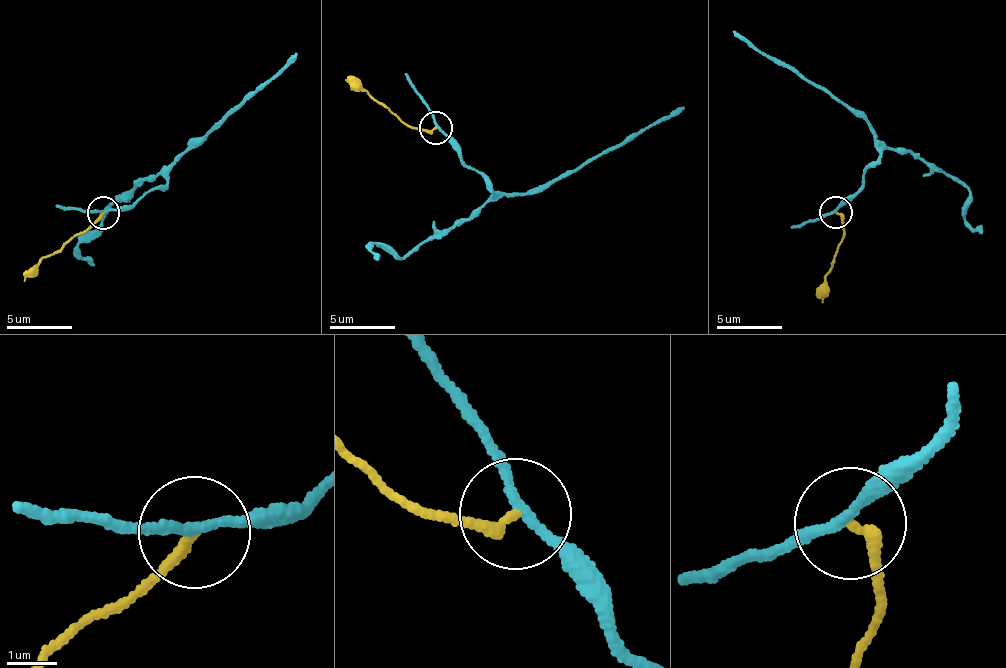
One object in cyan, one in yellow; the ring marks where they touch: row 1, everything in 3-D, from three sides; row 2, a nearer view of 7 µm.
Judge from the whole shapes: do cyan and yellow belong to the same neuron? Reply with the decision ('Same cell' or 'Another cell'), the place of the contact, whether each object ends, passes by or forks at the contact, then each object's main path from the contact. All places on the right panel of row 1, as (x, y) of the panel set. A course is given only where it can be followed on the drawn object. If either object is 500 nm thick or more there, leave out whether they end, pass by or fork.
Same cell. Place: (836, 212). At the ring cyan passes by. At the ring yellow ends. Course of cyan: (836, 211), (851, 200), (878, 158), (872, 125), (734, 31). Course of yellow: (836, 211), (846, 231), (826, 277), (822, 303)

